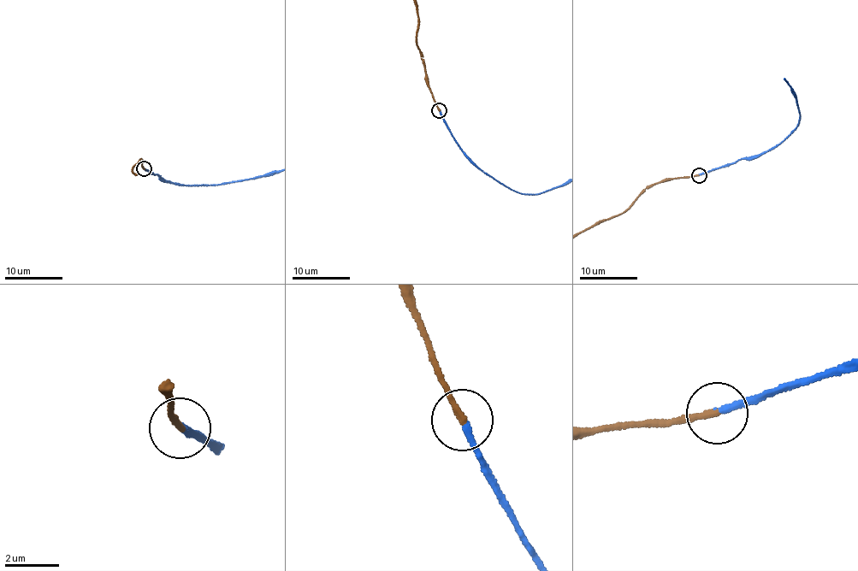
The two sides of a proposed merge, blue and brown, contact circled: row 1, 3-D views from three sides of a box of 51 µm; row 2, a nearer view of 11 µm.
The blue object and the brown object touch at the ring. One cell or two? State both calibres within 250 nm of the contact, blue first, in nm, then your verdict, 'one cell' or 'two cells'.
calibres 220 and 240 nm; one cell

